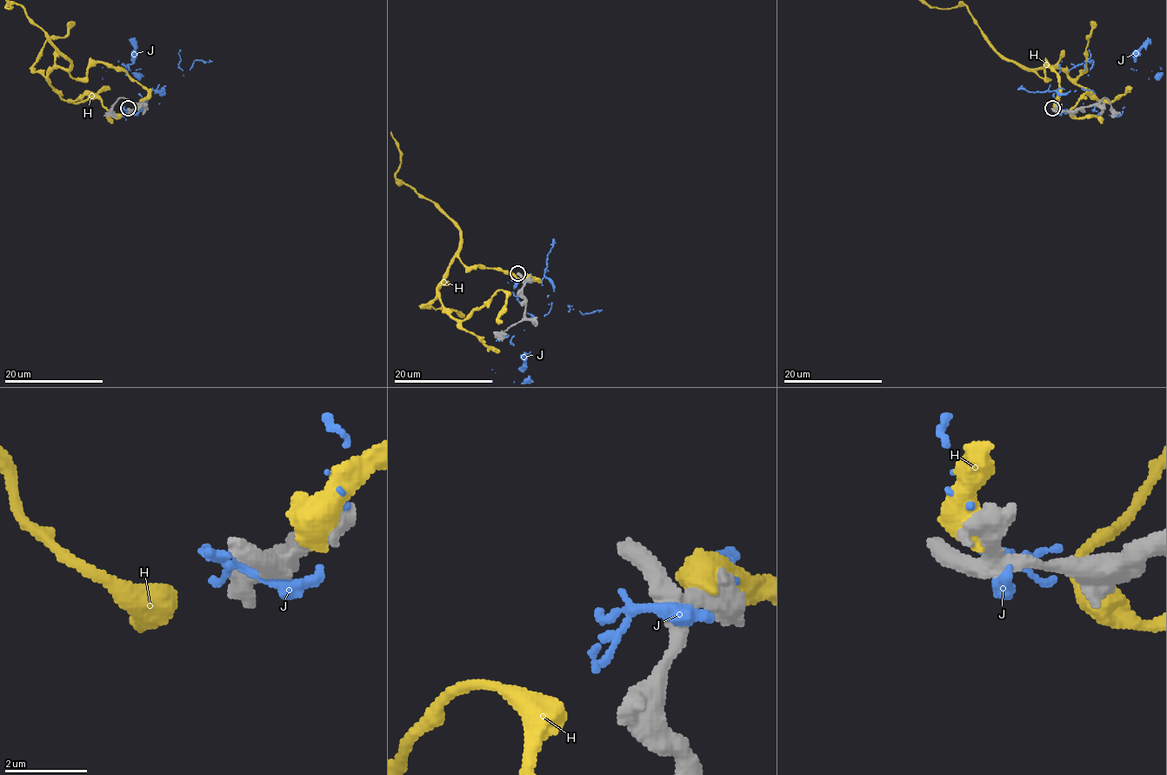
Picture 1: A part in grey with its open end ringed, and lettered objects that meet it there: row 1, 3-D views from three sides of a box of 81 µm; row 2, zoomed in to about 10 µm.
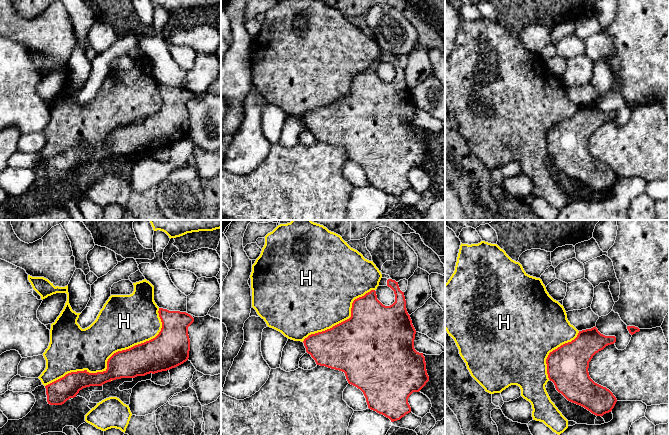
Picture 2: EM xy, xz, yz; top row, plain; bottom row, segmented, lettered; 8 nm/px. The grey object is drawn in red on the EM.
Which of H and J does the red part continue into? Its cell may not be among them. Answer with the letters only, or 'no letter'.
no letter

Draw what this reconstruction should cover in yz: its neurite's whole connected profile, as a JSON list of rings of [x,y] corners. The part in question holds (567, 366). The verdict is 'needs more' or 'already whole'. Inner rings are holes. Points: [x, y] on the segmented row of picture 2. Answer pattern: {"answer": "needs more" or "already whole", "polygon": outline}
{"answer": "already whole", "polygon": [[[595,327],[579,331],[577,337],[549,353],[546,364],[547,374],[556,390],[568,401],[580,405],[596,416],[603,416],[614,408],[617,399],[613,393],[597,383],[589,376],[589,362],[593,356],[606,346],[616,342],[615,336],[605,336]]]}

